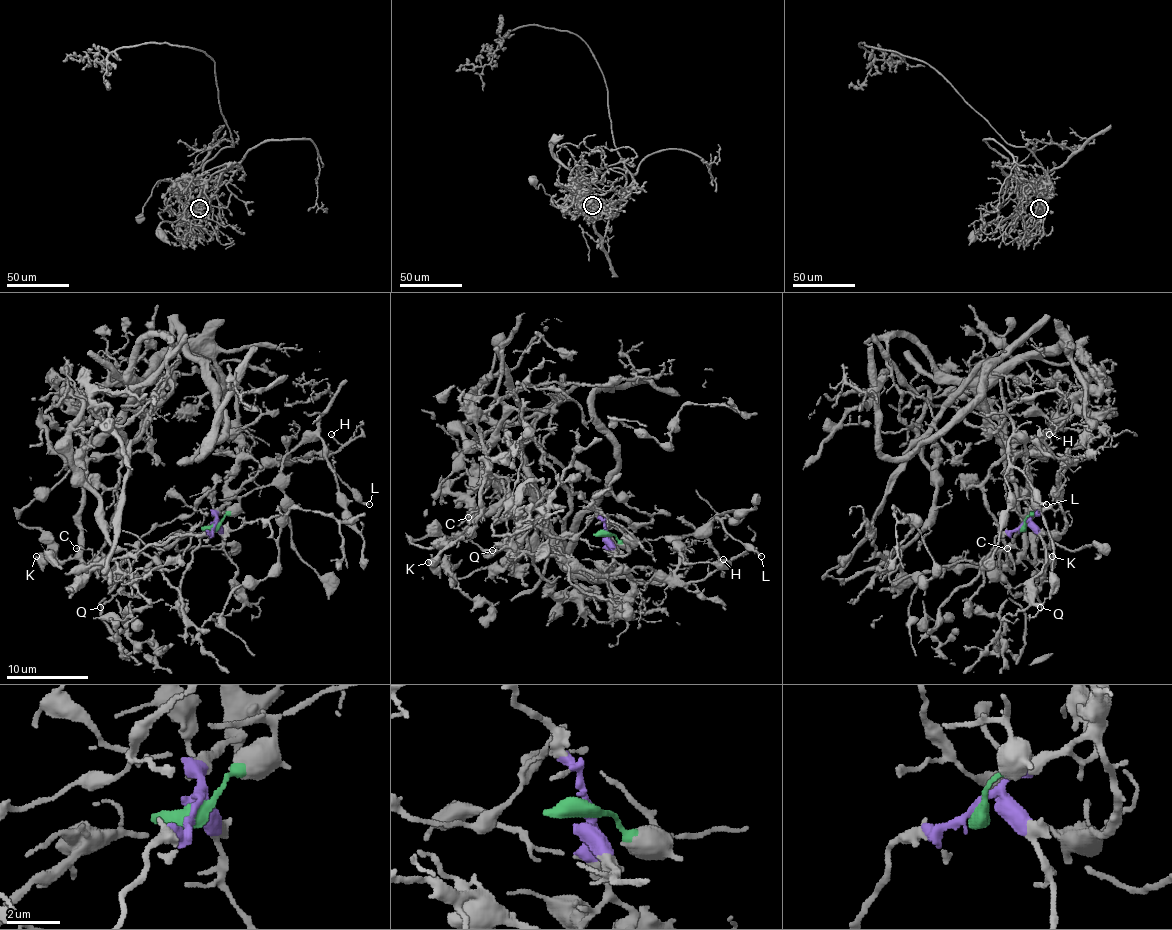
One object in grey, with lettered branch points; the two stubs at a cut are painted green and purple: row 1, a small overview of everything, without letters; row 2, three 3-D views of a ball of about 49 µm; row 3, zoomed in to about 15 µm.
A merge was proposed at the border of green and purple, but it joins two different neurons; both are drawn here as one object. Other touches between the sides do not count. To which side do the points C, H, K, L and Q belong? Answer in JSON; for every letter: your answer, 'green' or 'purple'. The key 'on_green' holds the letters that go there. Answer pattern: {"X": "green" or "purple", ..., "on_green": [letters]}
{"C": "purple", "H": "purple", "K": "purple", "L": "green", "Q": "purple", "on_green": ["L"]}

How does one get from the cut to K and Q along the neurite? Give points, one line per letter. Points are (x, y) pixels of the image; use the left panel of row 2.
K: (215, 524), (240, 442), (236, 389), (211, 358), (174, 350), (86, 452), (79, 551), (61, 561), (36, 555)
Q: (215, 524), (215, 516), (227, 504), (223, 512), (201, 533), (176, 539), (141, 574), (100, 607)

